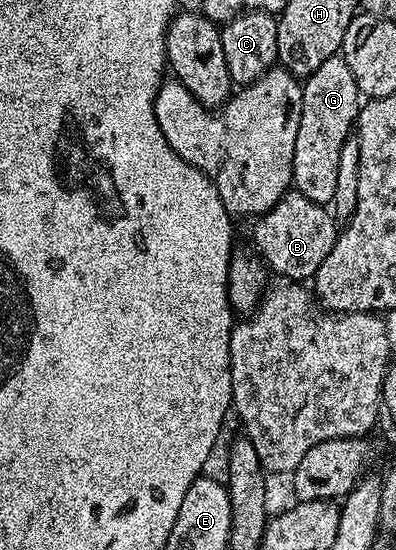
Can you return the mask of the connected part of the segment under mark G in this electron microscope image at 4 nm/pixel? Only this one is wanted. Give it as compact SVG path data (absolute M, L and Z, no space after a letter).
M341 56L324 60L312 76L302 82L302 111L300 128L296 132L294 153L293 189L308 200L330 204L336 187L337 169L340 163L340 148L351 137L360 109L358 85L352 76L352 68Z

